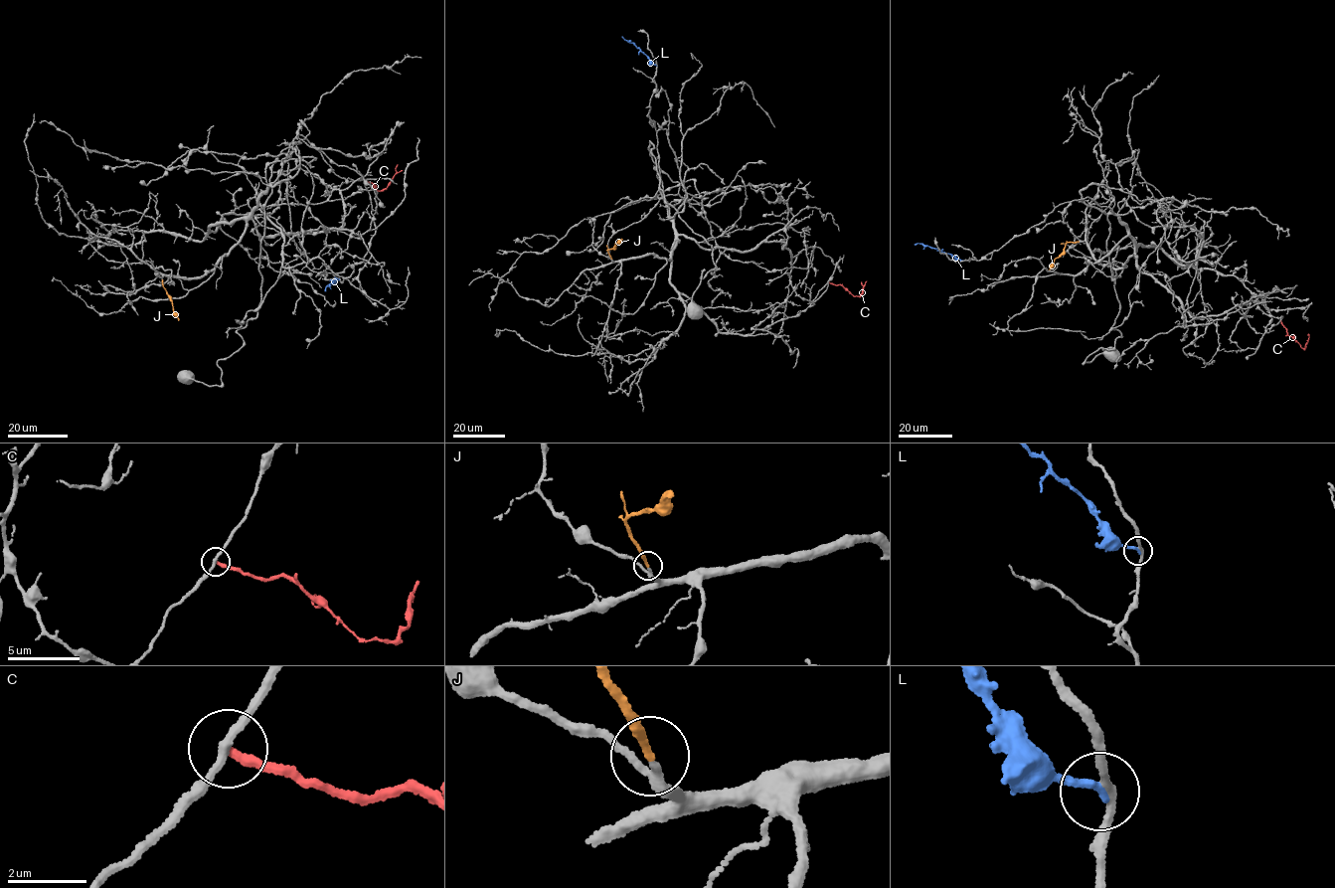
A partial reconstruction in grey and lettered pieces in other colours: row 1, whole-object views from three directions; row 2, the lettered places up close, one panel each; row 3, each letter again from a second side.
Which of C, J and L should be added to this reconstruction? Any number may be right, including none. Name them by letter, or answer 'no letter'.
J

